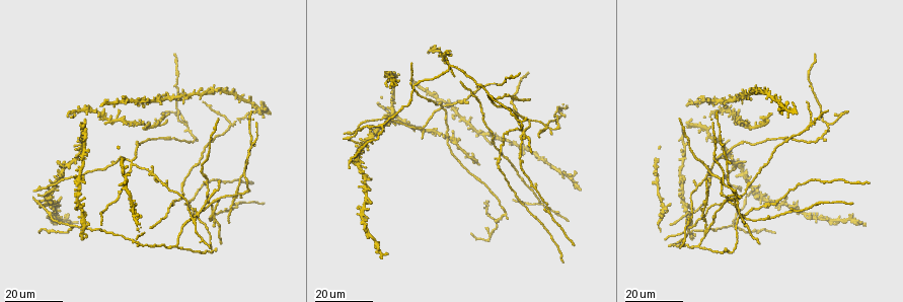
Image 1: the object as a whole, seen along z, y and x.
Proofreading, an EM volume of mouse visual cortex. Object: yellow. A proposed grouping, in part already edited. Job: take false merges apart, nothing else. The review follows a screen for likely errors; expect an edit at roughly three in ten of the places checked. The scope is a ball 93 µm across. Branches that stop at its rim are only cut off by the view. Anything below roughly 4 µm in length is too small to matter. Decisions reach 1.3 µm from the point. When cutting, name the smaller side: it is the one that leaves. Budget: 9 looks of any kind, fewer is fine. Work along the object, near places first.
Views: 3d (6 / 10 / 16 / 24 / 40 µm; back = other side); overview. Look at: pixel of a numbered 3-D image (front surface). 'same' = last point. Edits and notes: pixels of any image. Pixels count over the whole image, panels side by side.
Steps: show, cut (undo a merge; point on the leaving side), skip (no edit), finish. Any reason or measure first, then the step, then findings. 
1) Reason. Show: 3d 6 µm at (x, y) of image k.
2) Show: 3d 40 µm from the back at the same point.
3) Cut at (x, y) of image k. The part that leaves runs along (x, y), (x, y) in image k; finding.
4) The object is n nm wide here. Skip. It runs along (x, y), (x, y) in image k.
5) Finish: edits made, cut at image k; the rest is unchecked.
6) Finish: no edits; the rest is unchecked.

Arms part here. Show: 3d 24 µm at (132, 160) of image 1.

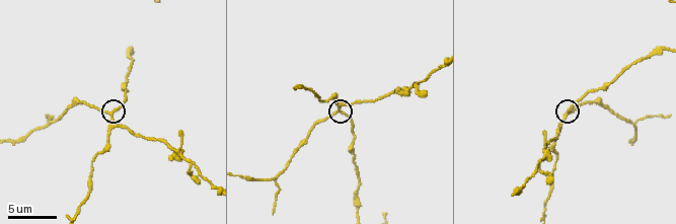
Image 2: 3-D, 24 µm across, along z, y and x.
Show: 3d 10 µm at (566, 112) of image 2.

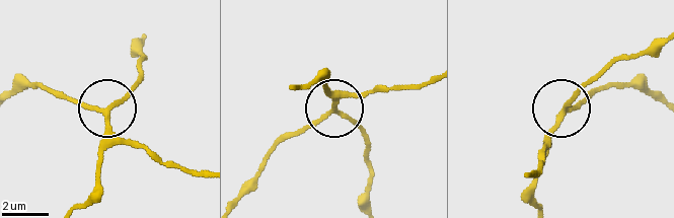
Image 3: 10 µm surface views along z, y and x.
The object is 180 nm wide here. Skip. Continuous, no second neuron.

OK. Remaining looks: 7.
Three-way junction. Show: 3d 24 µm at (728, 200) of image 1.

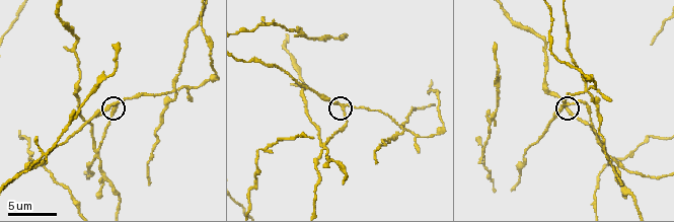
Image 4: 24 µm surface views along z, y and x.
Show: 3d 10 µm at (569, 102) of image 4.

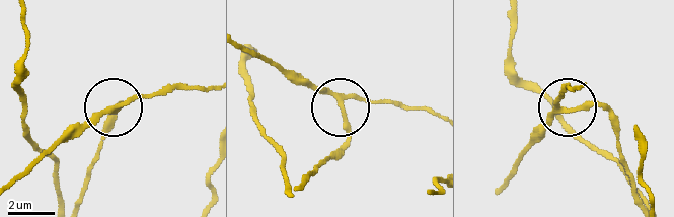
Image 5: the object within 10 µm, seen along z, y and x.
The object is 190 nm wide here. Skip. It runs along (18, 179), (109, 111), (173, 87) in image 5; continuous, no second neuron.

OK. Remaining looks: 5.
Four or more arms meet. Show: 3d 10 µm at (586, 85) of image 4.

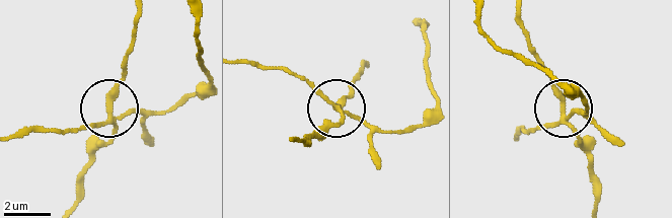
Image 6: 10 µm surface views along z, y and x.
Show: 3d 6 µm at (339, 107) of image 6.

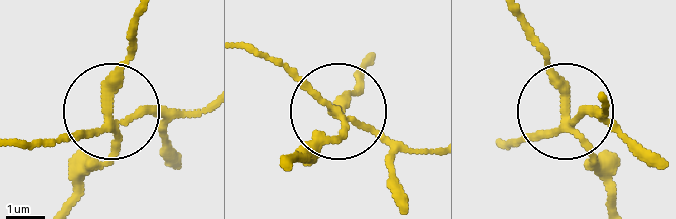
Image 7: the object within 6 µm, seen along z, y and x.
The side arm is 34 µm long. Cut at (122, 67) of image 7. The part that leaves runs along (114, 125), (134, 21) in image 7; a second neuron is stuck on.

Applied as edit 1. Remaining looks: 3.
Arms run side by side. Show: 3d 24 µm at (182, 233) of image 1.

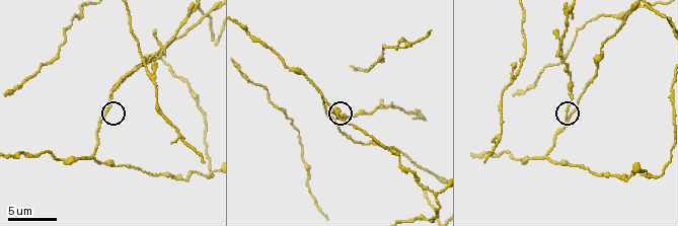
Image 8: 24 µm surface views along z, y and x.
Show: 3d 10 µm at (331, 119) of image 8.

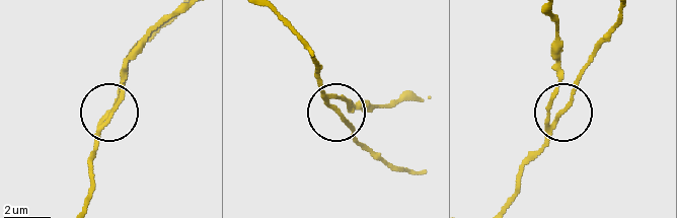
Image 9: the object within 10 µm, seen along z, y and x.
The object is 150 nm wide here. Cut at (345, 100) of image 9. The part that leaves runs along (546, 134), (546, 112), (558, 89), (554, 15) in image 9; two neurons meet here.

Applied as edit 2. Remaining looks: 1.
Branch point. Show: 3d 16 µm at (544, 156) of image 8.

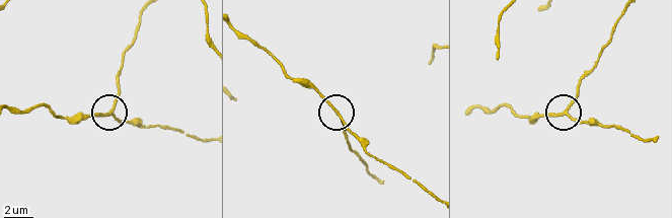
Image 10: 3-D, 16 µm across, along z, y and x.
3 arms meet here. Skip. It runs along (13, 108), (100, 115), (119, 87) in image 10; all the same neuron.

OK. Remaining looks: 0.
Finish: edits made, cut at image 7, cut at image 9; the rest is unchecked.

